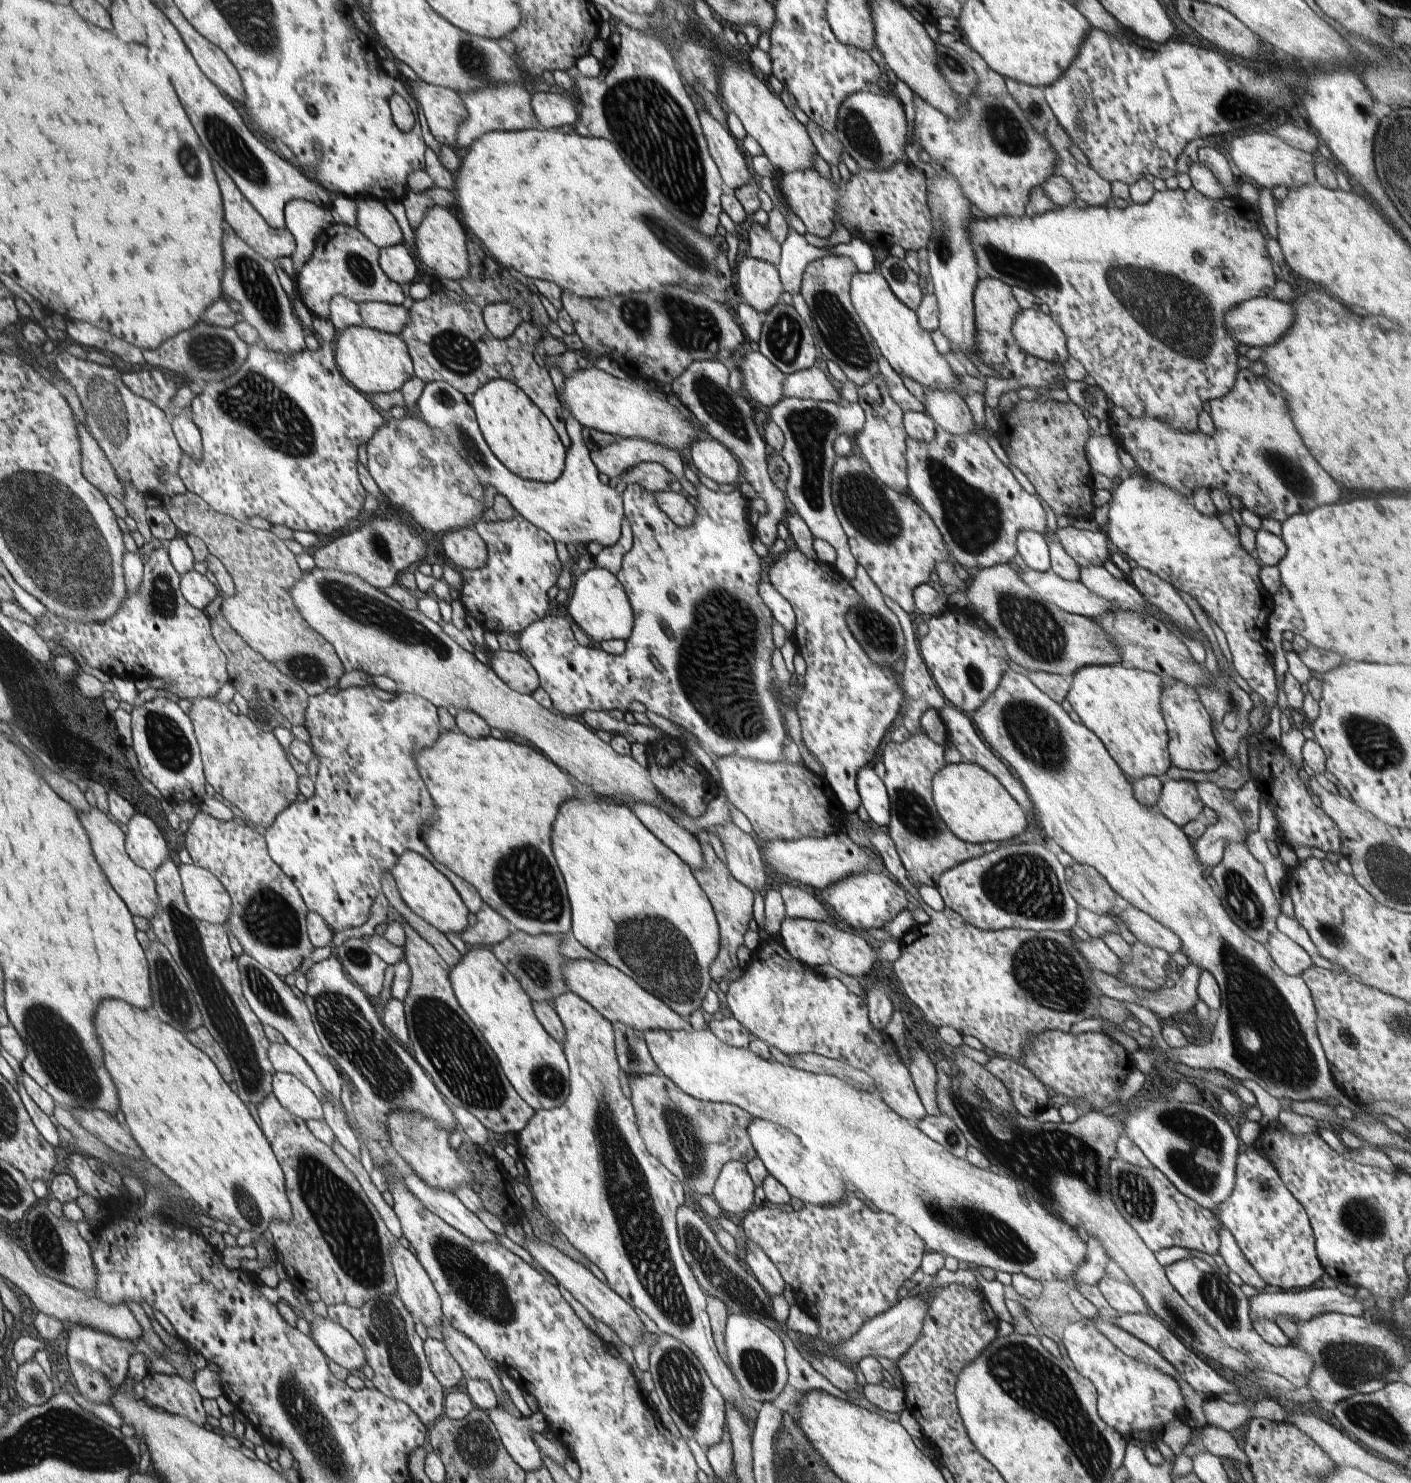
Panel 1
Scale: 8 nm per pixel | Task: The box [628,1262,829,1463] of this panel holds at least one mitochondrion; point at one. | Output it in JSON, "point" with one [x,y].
{"point":[683,1386]}

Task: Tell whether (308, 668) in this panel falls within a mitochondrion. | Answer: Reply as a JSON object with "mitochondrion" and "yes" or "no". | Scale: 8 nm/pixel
{"mitochondrion":"yes"}

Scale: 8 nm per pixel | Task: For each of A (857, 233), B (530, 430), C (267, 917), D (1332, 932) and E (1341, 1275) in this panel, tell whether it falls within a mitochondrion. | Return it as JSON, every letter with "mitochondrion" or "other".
{"A":"other","B":"other","C":"mitochondrion","D":"mitochondrion","E":"other"}

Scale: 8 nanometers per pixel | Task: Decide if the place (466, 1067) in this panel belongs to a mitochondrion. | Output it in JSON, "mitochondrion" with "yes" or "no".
{"mitochondrion":"yes"}

